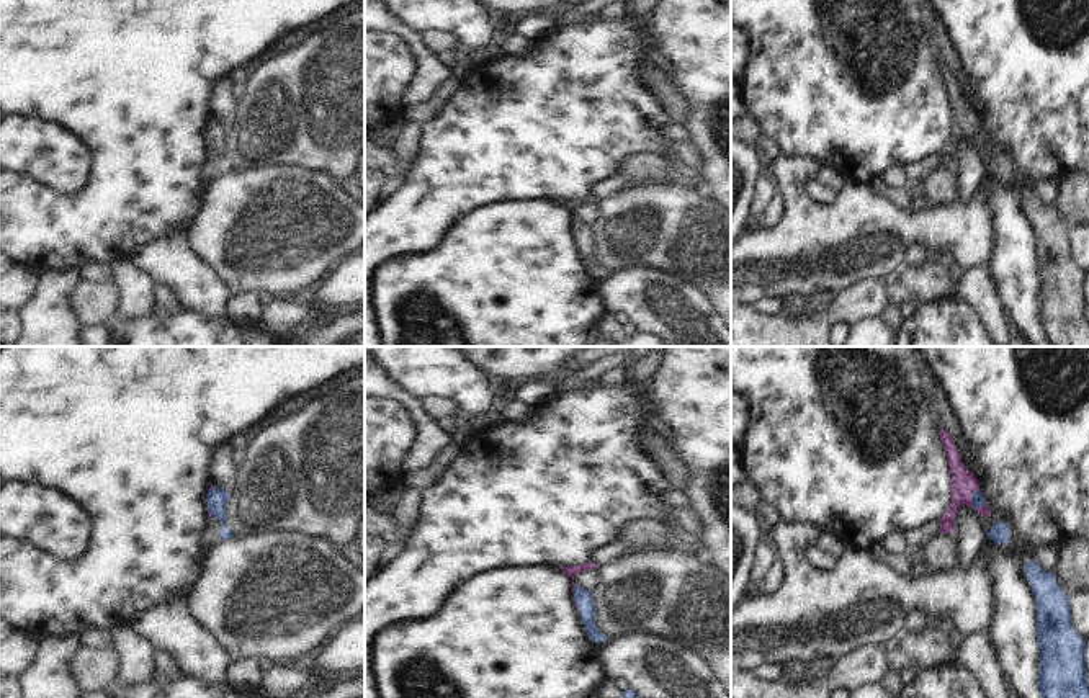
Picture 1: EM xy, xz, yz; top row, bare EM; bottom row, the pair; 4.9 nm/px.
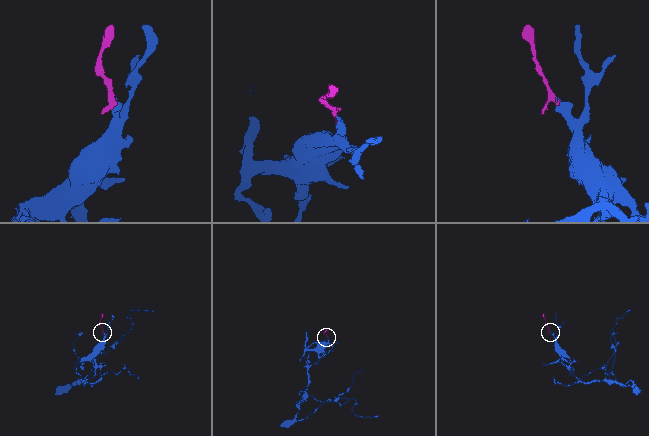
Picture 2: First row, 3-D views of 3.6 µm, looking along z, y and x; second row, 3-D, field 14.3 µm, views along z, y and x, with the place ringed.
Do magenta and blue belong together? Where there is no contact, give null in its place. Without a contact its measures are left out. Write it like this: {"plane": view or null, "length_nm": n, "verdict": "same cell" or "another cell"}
{"plane": "yz", "length_nm": 100, "verdict": "same cell"}

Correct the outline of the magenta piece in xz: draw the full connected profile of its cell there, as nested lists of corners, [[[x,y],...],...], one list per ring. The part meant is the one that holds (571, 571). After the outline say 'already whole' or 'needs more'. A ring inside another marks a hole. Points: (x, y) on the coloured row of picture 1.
[[[594,561],[584,566],[562,567],[562,572],[567,574],[572,580],[574,605],[579,608],[579,613],[582,616],[582,623],[589,633],[589,638],[595,644],[600,644],[603,639],[608,639],[608,638],[595,624],[597,611],[595,611],[592,592],[574,584],[574,577],[577,574],[580,574],[582,570],[590,570],[590,569],[597,569],[597,564]]] | needs more

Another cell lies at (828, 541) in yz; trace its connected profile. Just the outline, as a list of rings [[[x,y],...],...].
[[[818,533],[814,544],[821,546],[836,561],[844,554],[847,544],[832,533]]]

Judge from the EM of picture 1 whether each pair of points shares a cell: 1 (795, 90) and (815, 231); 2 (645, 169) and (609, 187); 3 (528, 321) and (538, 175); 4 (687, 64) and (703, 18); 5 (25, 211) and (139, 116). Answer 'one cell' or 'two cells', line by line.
1: two cells
2: one cell
3: two cells
4: one cell
5: one cell

